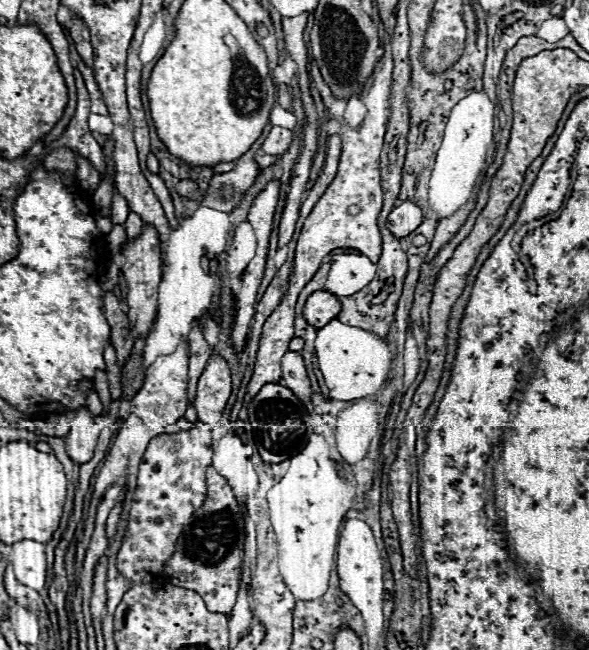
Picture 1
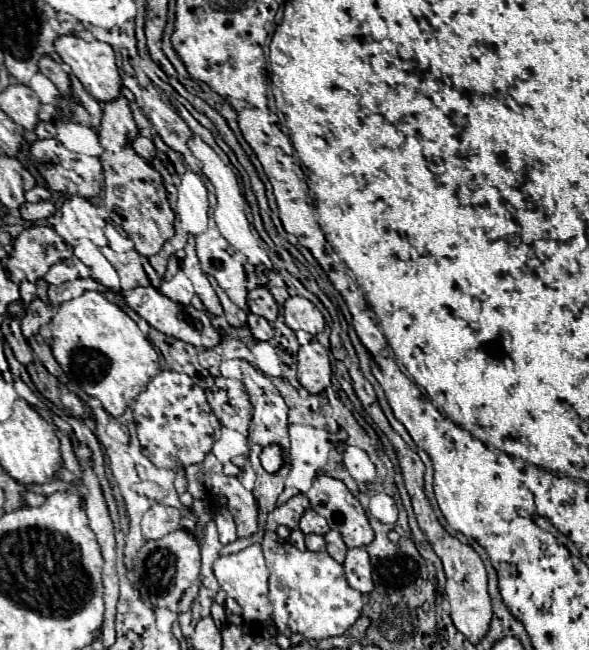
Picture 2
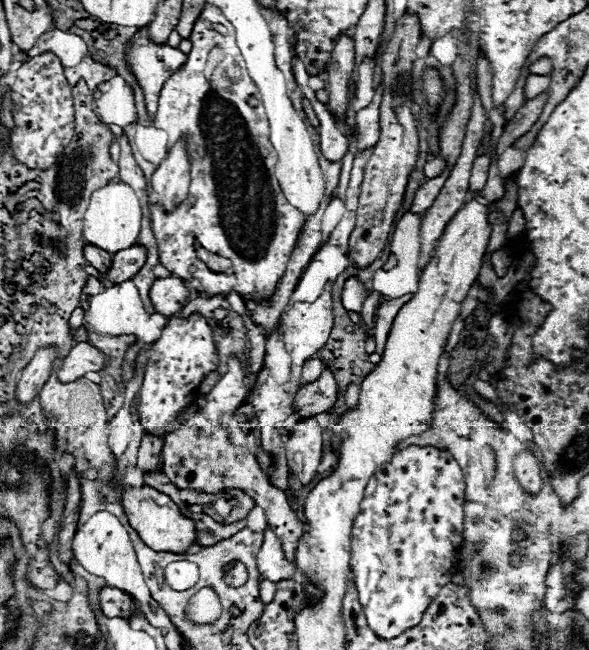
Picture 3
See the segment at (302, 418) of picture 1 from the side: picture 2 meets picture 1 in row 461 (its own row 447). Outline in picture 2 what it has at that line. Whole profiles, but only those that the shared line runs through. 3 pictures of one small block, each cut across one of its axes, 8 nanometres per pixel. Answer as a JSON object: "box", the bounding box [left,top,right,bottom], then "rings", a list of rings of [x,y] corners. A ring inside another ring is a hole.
{"box":[260,442,286,474],"rings":[[[276,442],[264,446],[264,450],[262,450],[262,454],[260,454],[260,462],[262,462],[262,466],[264,466],[266,472],[270,472],[270,474],[278,472],[278,470],[284,466],[284,462],[286,462],[282,446],[276,444]]]}

